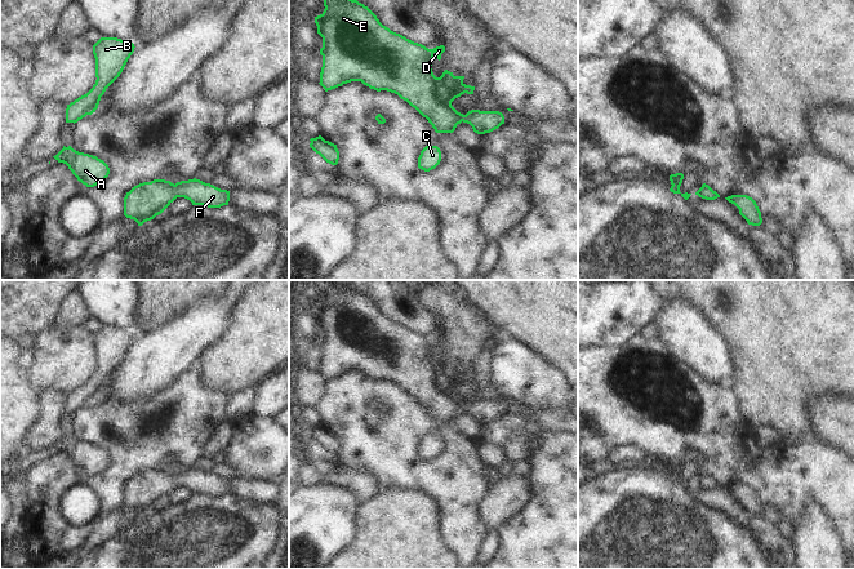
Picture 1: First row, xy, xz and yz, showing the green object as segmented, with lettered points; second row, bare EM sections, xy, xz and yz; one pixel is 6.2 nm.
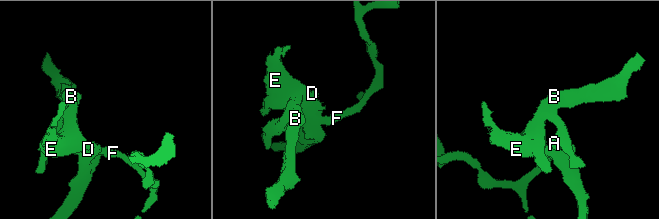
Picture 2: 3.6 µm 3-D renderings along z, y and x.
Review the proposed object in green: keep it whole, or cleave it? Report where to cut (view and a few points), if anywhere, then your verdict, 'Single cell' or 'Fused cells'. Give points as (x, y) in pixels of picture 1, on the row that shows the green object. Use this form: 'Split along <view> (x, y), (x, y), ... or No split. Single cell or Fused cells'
No split. Single cell

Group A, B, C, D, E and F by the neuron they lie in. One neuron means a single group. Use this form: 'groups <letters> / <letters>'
groups A B C D E F

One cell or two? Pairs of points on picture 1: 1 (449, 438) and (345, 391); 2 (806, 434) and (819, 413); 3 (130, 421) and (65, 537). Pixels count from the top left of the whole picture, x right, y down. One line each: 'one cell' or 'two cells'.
1: one cell
2: two cells
3: one cell

